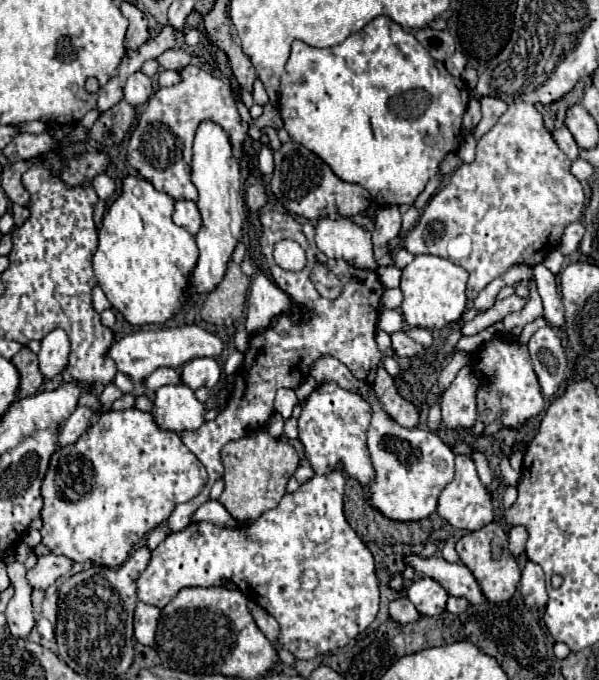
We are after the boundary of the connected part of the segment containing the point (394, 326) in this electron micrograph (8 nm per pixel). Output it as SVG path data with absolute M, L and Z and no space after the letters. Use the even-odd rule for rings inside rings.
M384 310L380 320L378 320L378 328L382 328L388 334L402 330L402 326L404 326L404 320L402 320L400 310Z

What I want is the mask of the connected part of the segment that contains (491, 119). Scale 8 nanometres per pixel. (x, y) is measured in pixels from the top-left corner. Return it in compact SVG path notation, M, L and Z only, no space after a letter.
M492 96L480 98L480 104L482 104L482 120L480 120L478 128L474 130L474 136L476 136L476 138L484 136L486 130L490 130L490 128L496 124L496 120L498 120L498 118L506 112L506 108L508 108L508 104L506 104L504 100L492 98Z

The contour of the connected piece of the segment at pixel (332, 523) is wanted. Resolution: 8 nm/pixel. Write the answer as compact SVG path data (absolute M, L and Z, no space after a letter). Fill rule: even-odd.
M332 470L332 472L322 474L322 476L316 474L306 484L302 484L298 492L286 494L282 498L282 502L274 510L268 510L266 514L262 514L252 526L244 526L244 528L220 528L220 526L210 524L210 522L192 522L184 530L172 532L164 542L160 542L154 548L152 560L150 560L148 568L140 574L140 578L138 578L138 598L144 604L150 604L150 606L156 606L156 608L162 610L182 588L212 588L212 586L220 586L222 580L230 580L230 582L234 582L238 586L238 590L242 594L246 594L248 600L254 600L256 604L260 604L268 614L272 614L278 620L278 624L282 628L278 642L282 642L282 646L286 650L290 650L296 658L310 660L310 658L314 658L314 656L318 656L322 652L346 646L352 638L356 638L360 632L364 632L372 624L372 620L378 614L380 596L378 596L378 578L376 578L376 570L374 570L374 558L372 558L370 550L364 546L364 542L358 538L358 534L348 526L348 522L344 518L344 510L342 510L344 482L346 482L346 478L344 478L344 474L340 470Z

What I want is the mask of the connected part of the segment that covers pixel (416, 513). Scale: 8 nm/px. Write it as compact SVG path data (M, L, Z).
M320 358L314 362L310 376L316 380L316 384L322 382L336 382L340 388L350 390L370 402L372 406L372 422L368 428L368 452L374 466L374 480L370 486L366 486L366 500L368 504L380 512L382 516L390 520L422 520L436 512L438 508L438 496L440 492L454 480L454 452L430 430L420 428L404 428L400 426L382 406L376 392L364 384L358 382L352 372L338 362L336 358Z

